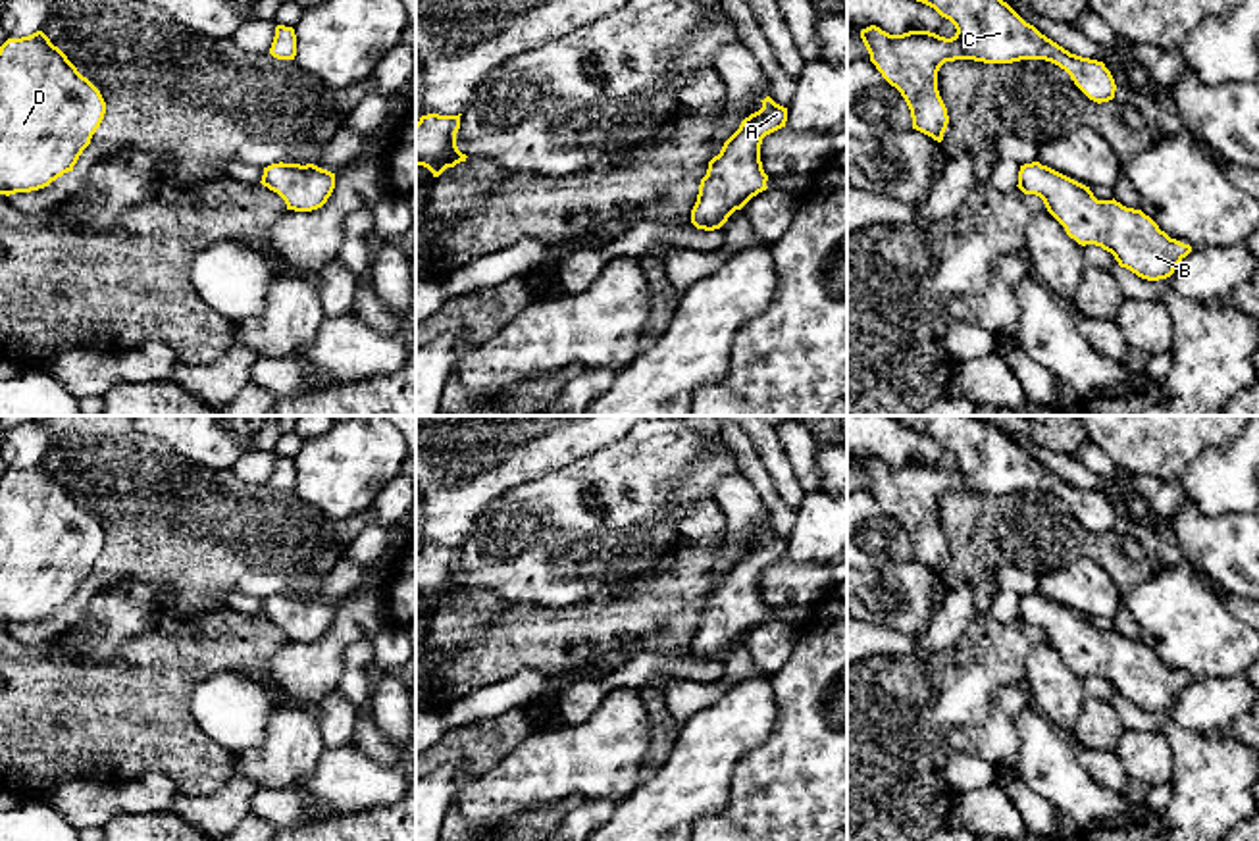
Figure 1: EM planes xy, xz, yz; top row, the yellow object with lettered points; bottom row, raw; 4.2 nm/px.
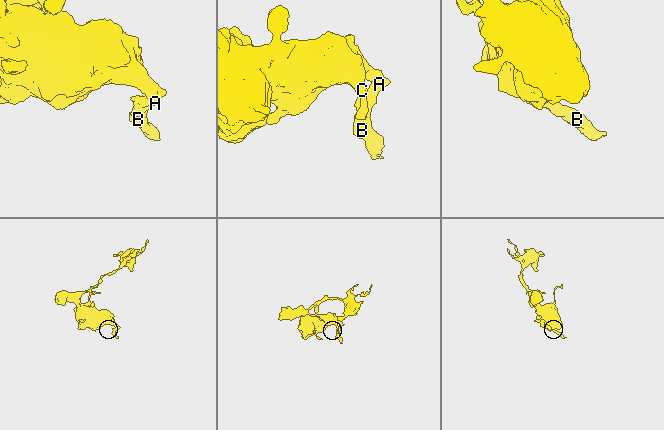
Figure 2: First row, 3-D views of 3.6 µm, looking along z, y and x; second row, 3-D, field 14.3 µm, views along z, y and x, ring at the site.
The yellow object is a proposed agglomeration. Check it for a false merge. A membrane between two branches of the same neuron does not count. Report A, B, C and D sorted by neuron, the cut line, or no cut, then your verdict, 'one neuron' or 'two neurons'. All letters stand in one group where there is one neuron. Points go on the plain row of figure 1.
groups A B C D; cut none; one neuron

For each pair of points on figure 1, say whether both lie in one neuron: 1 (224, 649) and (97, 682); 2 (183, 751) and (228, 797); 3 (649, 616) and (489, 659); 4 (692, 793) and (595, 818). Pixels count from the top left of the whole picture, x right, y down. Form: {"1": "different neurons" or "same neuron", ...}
{"1": "same neuron", "2": "different neurons", "3": "same neuron", "4": "different neurons"}

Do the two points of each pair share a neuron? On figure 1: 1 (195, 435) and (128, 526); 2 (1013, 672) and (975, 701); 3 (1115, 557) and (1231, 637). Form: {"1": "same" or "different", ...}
{"1": "different", "2": "same", "3": "different"}

